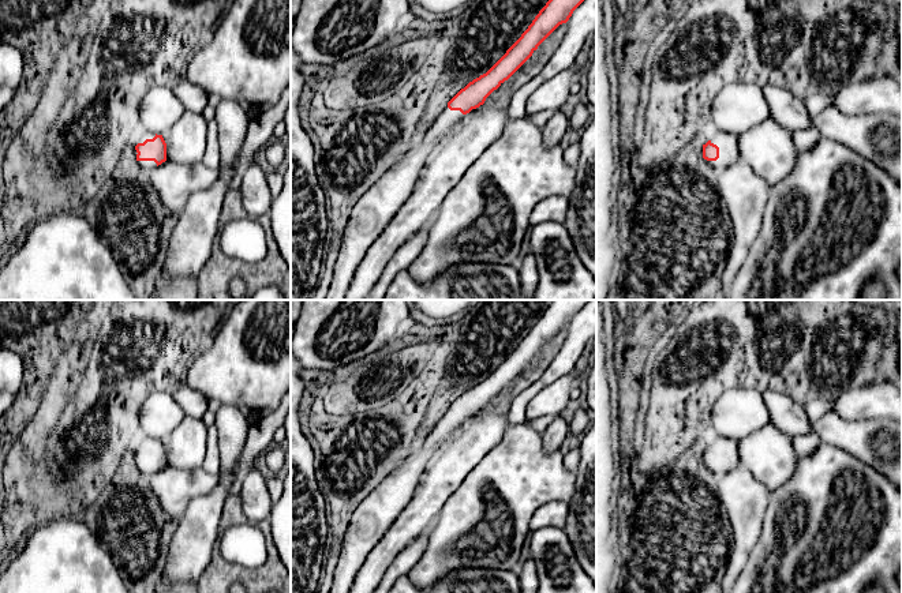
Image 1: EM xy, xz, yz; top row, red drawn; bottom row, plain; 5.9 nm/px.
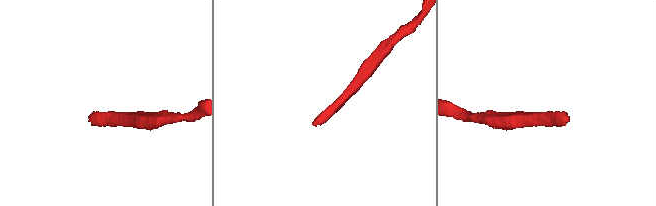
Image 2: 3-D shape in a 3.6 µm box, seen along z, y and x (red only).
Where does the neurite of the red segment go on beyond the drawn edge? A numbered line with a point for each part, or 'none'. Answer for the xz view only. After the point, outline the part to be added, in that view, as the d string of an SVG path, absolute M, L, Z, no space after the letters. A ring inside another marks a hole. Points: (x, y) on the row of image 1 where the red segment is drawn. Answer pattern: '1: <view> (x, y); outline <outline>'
1: xz (375, 209); outline M448 106L412 147L363 196L343 232L333 278L323 300L345 300L353 274L386 225L409 198L426 164L464 115Z

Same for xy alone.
1: xy (146, 165); outline M138 161L138 165L143 169L143 172L149 172L157 166L154 161Z

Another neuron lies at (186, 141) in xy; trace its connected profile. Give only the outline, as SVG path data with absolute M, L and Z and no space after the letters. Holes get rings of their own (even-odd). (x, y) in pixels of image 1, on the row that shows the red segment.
M184 112L162 138L168 161L183 165L202 162L207 143L207 121L202 113Z

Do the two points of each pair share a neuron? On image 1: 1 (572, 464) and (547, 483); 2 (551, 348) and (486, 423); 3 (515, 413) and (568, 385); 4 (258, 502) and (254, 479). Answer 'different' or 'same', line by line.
1: different
2: different
3: different
4: same

